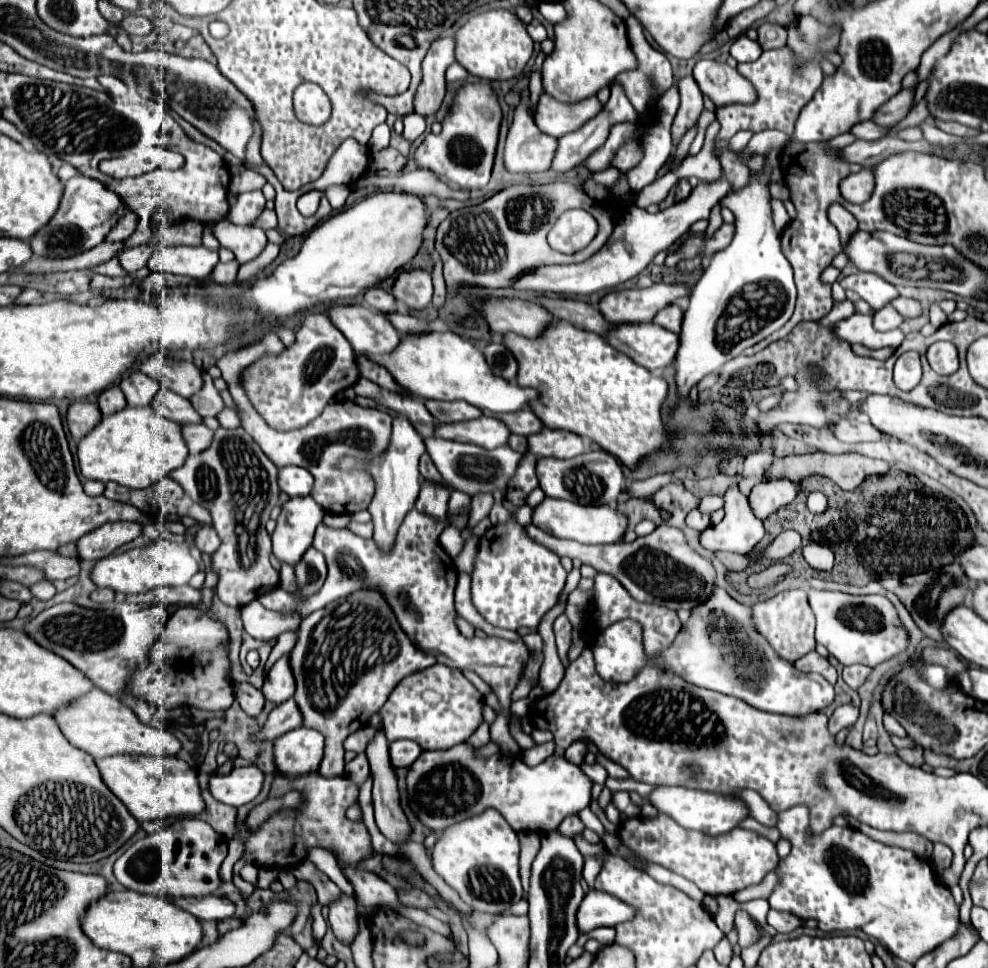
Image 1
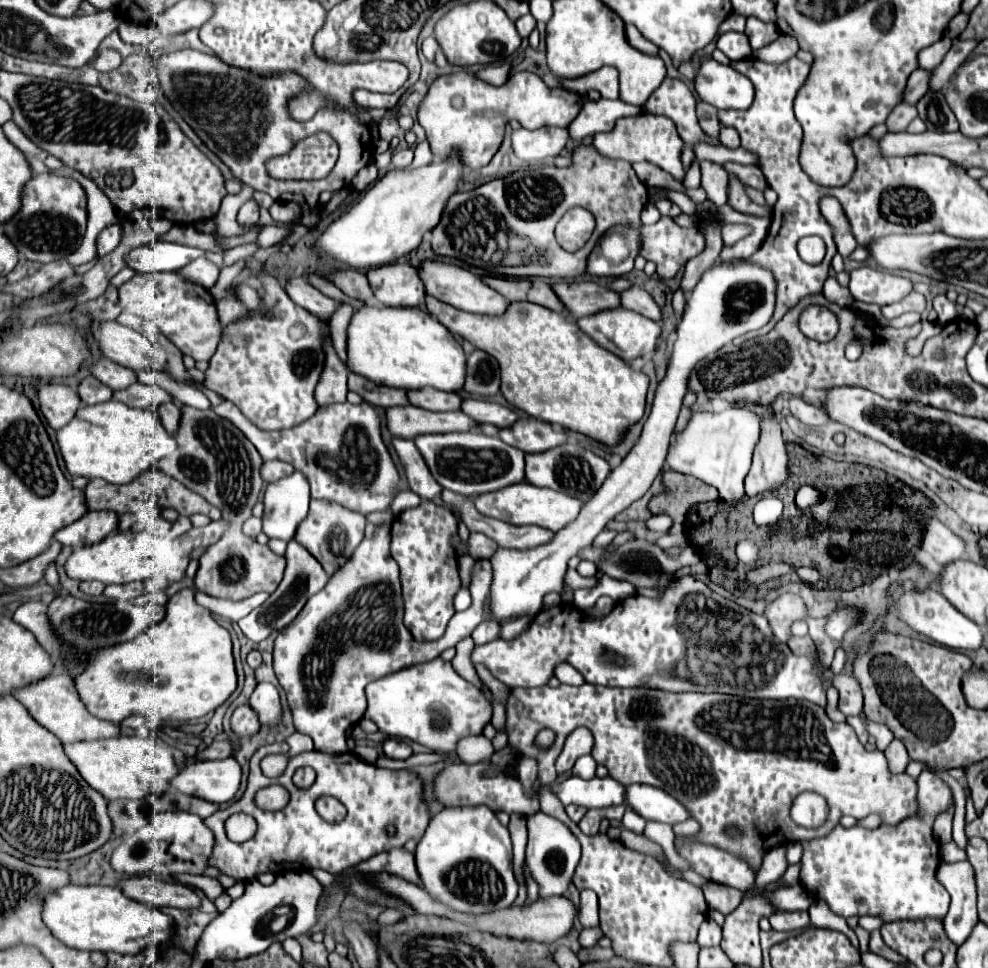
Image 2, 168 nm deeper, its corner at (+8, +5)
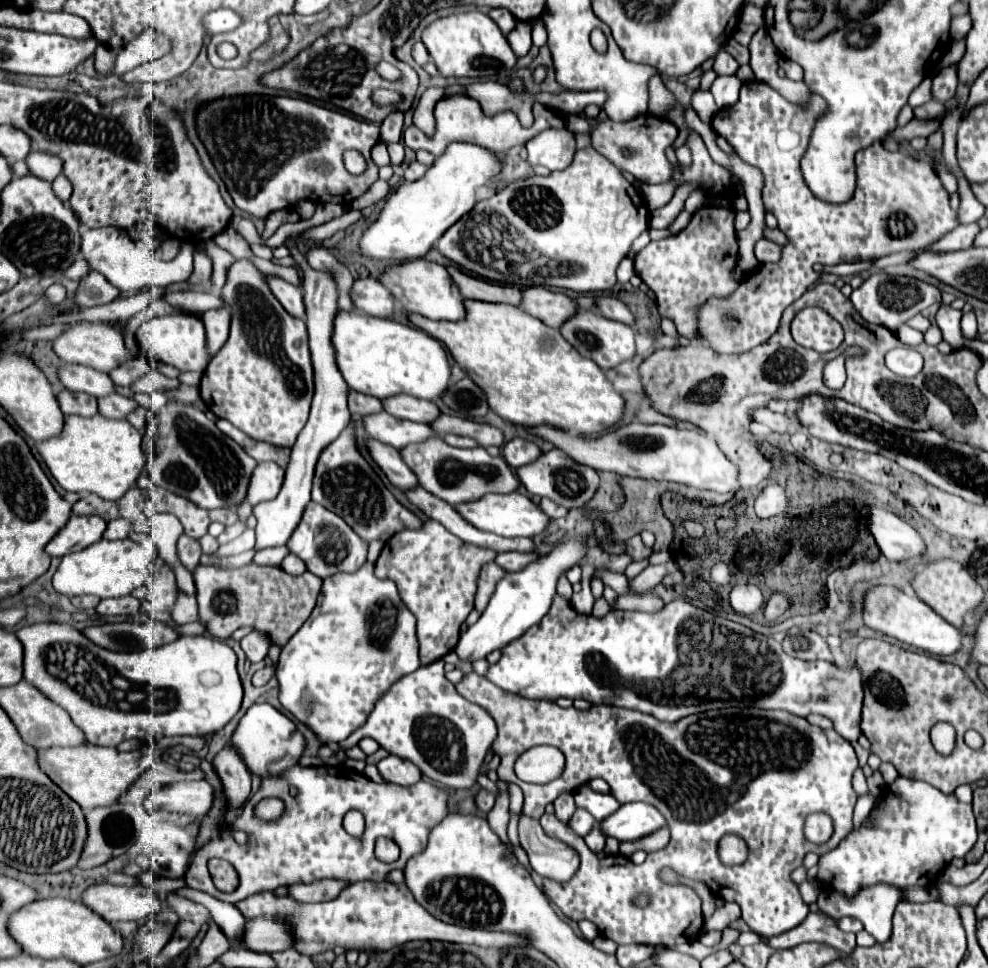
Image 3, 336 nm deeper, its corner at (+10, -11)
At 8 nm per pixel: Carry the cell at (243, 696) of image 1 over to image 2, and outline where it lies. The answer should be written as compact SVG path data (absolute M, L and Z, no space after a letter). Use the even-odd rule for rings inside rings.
M247 702L235 708L235 712L231 716L231 728L239 736L253 736L259 732L259 728L261 728L259 718L255 716L255 710Z

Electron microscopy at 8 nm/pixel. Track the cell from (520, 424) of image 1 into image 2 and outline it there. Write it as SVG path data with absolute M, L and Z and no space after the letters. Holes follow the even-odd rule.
M467 398L463 400L461 410L475 418L481 424L493 424L497 428L509 428L511 424L515 424L515 420L519 420L519 414L513 408L495 404L495 402L487 402L487 400L477 400L477 398Z

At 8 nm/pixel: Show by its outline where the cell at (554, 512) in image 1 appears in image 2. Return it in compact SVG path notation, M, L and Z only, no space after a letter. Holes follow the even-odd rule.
M519 482L507 488L501 488L497 492L491 494L481 494L475 500L475 508L489 518L497 518L497 520L505 520L509 524L535 524L541 528L547 528L551 532L559 532L561 528L565 528L567 524L571 524L571 520L575 520L575 516L581 512L583 502L575 500L571 496L565 496L561 492L553 492L549 488L537 488L529 482Z

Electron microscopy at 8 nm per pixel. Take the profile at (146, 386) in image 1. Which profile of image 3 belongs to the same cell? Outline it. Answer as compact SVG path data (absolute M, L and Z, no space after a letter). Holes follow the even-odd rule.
M61 364L57 368L57 376L61 384L71 392L85 392L91 396L107 396L113 390L113 382L107 374L97 372L95 368L77 366L77 364Z

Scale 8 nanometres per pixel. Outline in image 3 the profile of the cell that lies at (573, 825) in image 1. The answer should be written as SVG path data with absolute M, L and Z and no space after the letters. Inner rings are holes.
M577 808L577 812L571 818L571 830L577 832L579 836L587 836L593 826L595 826L593 816L589 816L589 812L585 812L585 808Z

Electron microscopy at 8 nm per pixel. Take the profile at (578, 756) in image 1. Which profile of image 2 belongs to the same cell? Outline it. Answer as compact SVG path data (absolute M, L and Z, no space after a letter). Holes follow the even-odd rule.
M583 726L577 728L577 730L573 730L567 736L565 746L563 746L563 750L561 750L561 754L559 754L557 762L555 762L557 772L563 774L563 772L571 770L573 764L575 764L575 760L579 756L583 756L583 754L589 754L591 748L593 748L593 736L591 736L591 732L587 728L583 728Z

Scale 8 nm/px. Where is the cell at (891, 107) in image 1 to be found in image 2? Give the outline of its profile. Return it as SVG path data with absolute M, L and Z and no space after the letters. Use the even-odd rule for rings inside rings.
M915 70L909 76L907 86L903 90L903 102L917 104L925 96L925 92L927 92L927 80L929 80L929 72L927 70Z

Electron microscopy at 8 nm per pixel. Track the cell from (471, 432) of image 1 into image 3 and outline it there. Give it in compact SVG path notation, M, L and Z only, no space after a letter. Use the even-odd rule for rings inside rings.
M377 412L377 416L365 416L363 426L371 438L395 448L403 448L413 442L423 442L435 436L435 432L427 424L399 420L387 412Z

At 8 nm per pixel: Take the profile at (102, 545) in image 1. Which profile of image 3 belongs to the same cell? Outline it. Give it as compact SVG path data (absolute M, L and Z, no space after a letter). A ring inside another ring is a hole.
M75 516L67 520L67 524L61 528L57 536L53 536L53 542L45 546L45 552L49 556L65 556L69 552L83 550L97 540L103 538L103 532L107 528L107 522L99 516Z

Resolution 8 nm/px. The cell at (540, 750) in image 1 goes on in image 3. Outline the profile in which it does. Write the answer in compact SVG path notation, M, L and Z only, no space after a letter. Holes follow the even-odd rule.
M521 816L519 840L525 852L529 854L531 868L537 874L559 882L567 882L575 874L579 866L577 852L567 844L549 838L537 820Z

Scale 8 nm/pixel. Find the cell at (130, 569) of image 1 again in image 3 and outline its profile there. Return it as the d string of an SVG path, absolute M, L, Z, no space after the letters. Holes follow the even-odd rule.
M103 538L81 552L63 556L53 576L53 588L69 598L81 594L95 594L99 598L119 598L131 594L135 588L145 584L149 576L151 576L149 562L145 560L145 552L141 544L129 538L117 542Z

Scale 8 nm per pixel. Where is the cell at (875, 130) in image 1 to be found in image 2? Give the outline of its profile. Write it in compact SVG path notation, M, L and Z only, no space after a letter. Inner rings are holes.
M901 102L901 104L897 104L897 106L893 108L893 112L889 114L885 126L887 126L889 132L903 132L913 118L917 118L915 106Z

